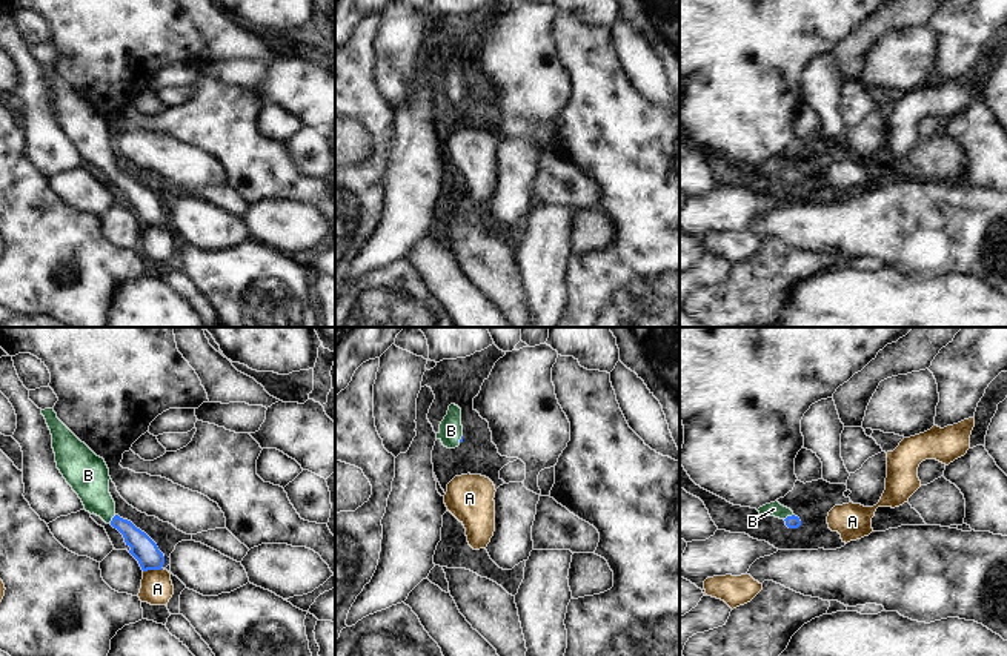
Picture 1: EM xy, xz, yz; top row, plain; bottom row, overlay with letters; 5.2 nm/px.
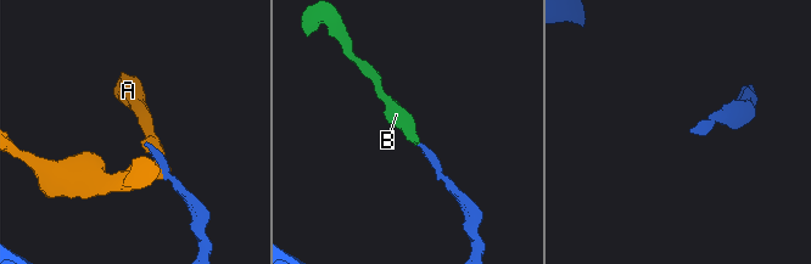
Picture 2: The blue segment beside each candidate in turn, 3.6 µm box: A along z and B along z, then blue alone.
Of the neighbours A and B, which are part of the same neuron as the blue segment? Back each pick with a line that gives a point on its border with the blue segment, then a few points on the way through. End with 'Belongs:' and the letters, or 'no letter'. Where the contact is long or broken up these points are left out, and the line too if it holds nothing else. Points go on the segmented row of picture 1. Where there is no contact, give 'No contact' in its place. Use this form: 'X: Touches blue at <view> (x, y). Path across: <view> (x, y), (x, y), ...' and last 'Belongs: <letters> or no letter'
B: Touches blue at xy (112, 520). Path across: xy (143, 549), (112, 520), (96, 498), (89, 478)
Belongs: B.

